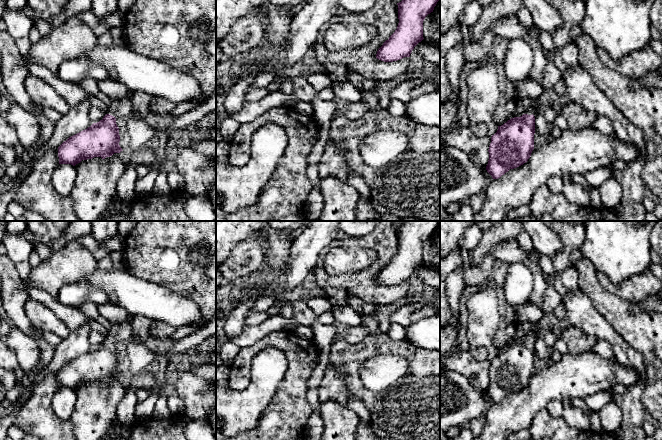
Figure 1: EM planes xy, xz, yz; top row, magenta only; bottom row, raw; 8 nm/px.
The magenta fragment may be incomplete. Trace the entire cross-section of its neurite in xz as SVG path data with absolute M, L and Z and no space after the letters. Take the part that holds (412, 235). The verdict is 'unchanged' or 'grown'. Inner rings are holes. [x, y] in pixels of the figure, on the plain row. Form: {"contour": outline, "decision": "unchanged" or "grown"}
{"contour": "M405 221L398 229L399 247L395 256L378 273L376 282L393 286L410 281L423 262L423 245L433 236L440 221Z", "decision": "unchanged"}

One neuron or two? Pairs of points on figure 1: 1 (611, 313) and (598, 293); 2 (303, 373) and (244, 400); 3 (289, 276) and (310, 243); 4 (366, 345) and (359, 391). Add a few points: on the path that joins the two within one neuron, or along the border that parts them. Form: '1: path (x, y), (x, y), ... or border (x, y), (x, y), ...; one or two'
1: path (611, 308), (601, 298); one
2: border (287, 362), (285, 374), (268, 405); two
3: path (297, 268), (302, 261), (305, 251); one
4: path (356, 356), (352, 360), (352, 380); one

